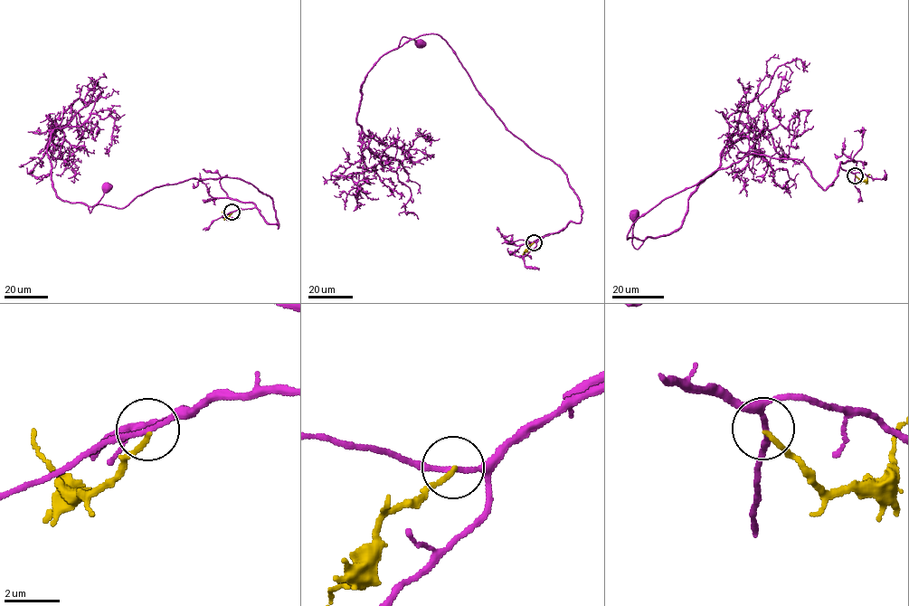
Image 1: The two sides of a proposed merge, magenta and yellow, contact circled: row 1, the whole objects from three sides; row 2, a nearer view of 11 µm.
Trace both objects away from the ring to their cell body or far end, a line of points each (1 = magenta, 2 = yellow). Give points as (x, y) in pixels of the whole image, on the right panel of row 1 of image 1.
1: (855, 175), (839, 167), (825, 190), (800, 160), (752, 153), (639, 217), (637, 249), (633, 215)
2: (855, 175), (865, 181), (870, 175)

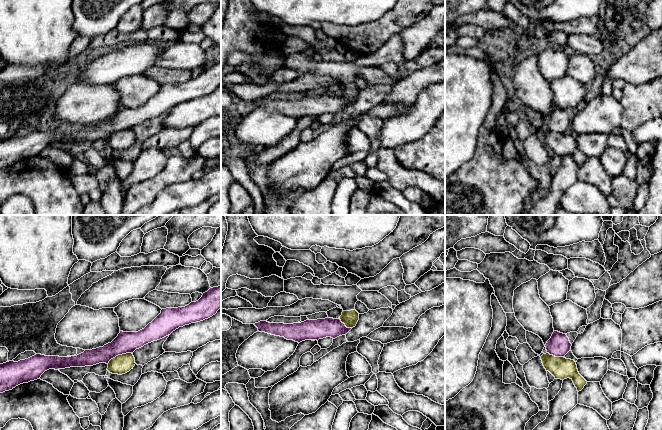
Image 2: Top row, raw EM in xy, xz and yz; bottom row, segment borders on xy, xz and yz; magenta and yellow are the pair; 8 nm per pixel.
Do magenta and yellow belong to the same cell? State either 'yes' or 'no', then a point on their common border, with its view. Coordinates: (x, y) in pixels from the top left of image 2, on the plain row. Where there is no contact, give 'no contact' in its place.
no; meets magenta in xy at (119, 130)

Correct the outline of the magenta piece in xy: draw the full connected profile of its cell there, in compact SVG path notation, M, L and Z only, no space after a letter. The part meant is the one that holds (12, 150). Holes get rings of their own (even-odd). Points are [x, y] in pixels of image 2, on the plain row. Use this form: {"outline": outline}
{"outline": "M221 61L210 64L202 73L185 83L162 85L161 89L144 105L138 108L120 107L118 112L103 123L85 126L77 132L59 133L36 130L18 138L0 140L0 169L16 162L40 155L49 145L108 140L118 131L133 129L136 125L160 116L179 103L208 95L221 84Z"}

